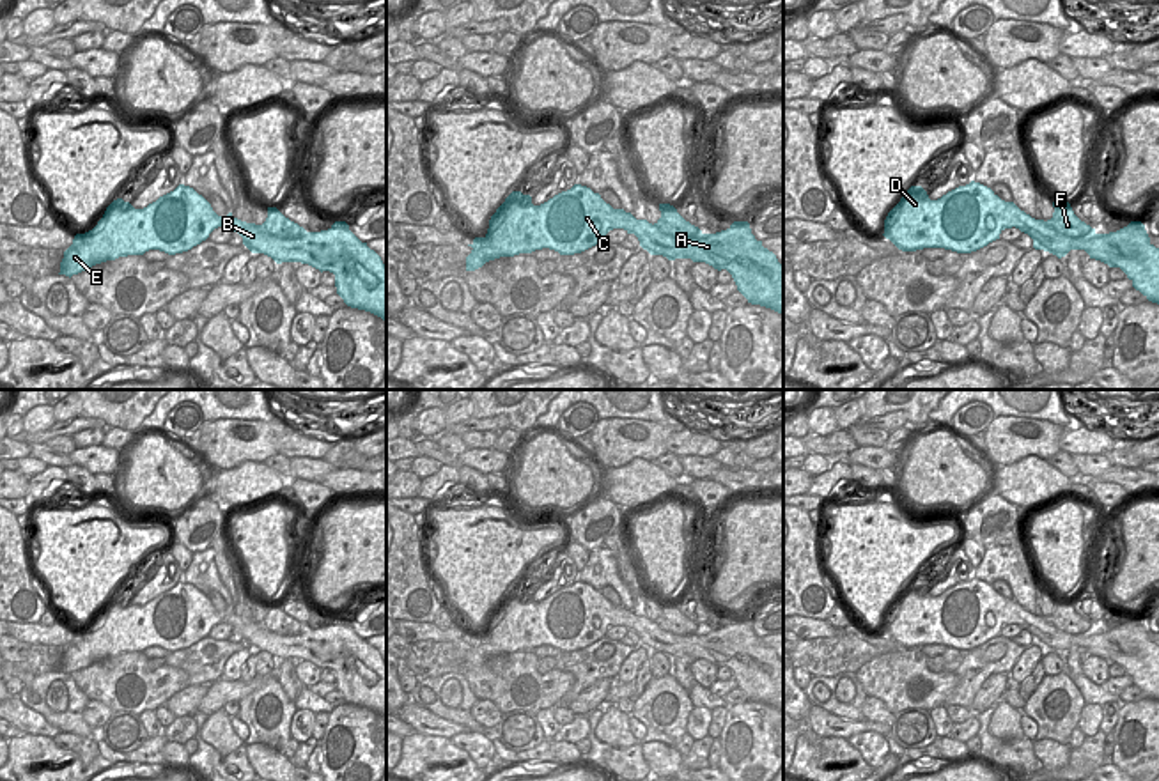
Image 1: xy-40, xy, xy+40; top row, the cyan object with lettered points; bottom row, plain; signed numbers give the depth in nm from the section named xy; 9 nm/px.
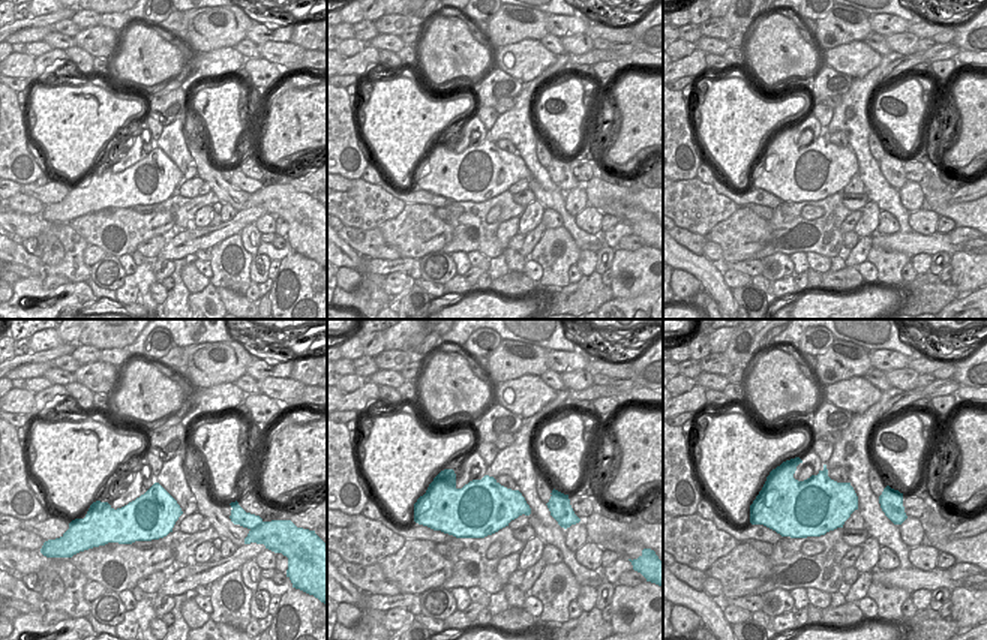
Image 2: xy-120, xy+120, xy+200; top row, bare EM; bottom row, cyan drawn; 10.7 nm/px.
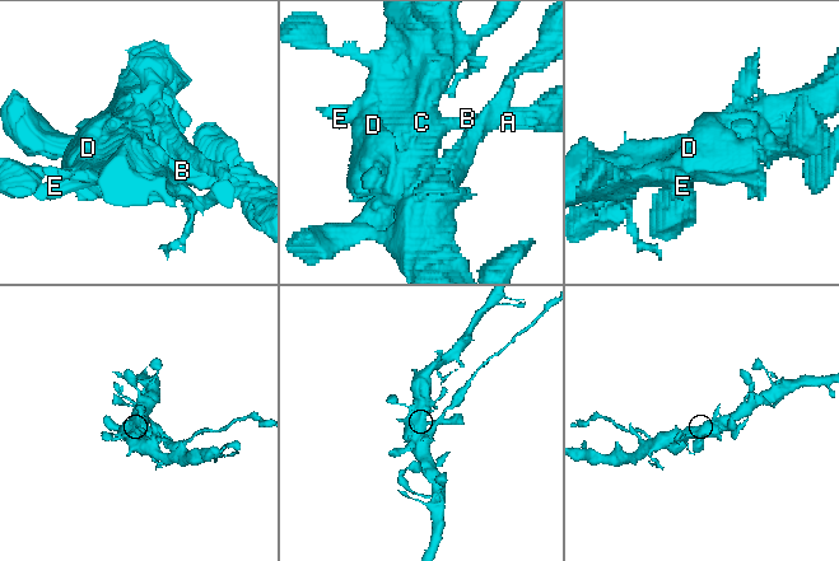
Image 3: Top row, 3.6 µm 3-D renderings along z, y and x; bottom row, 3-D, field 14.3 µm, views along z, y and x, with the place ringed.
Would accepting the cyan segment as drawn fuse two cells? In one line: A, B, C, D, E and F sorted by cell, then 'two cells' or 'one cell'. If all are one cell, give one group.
groups A B C D E / F; two cells

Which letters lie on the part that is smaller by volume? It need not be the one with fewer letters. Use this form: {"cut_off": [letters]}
{"cut_off": ["F"]}

